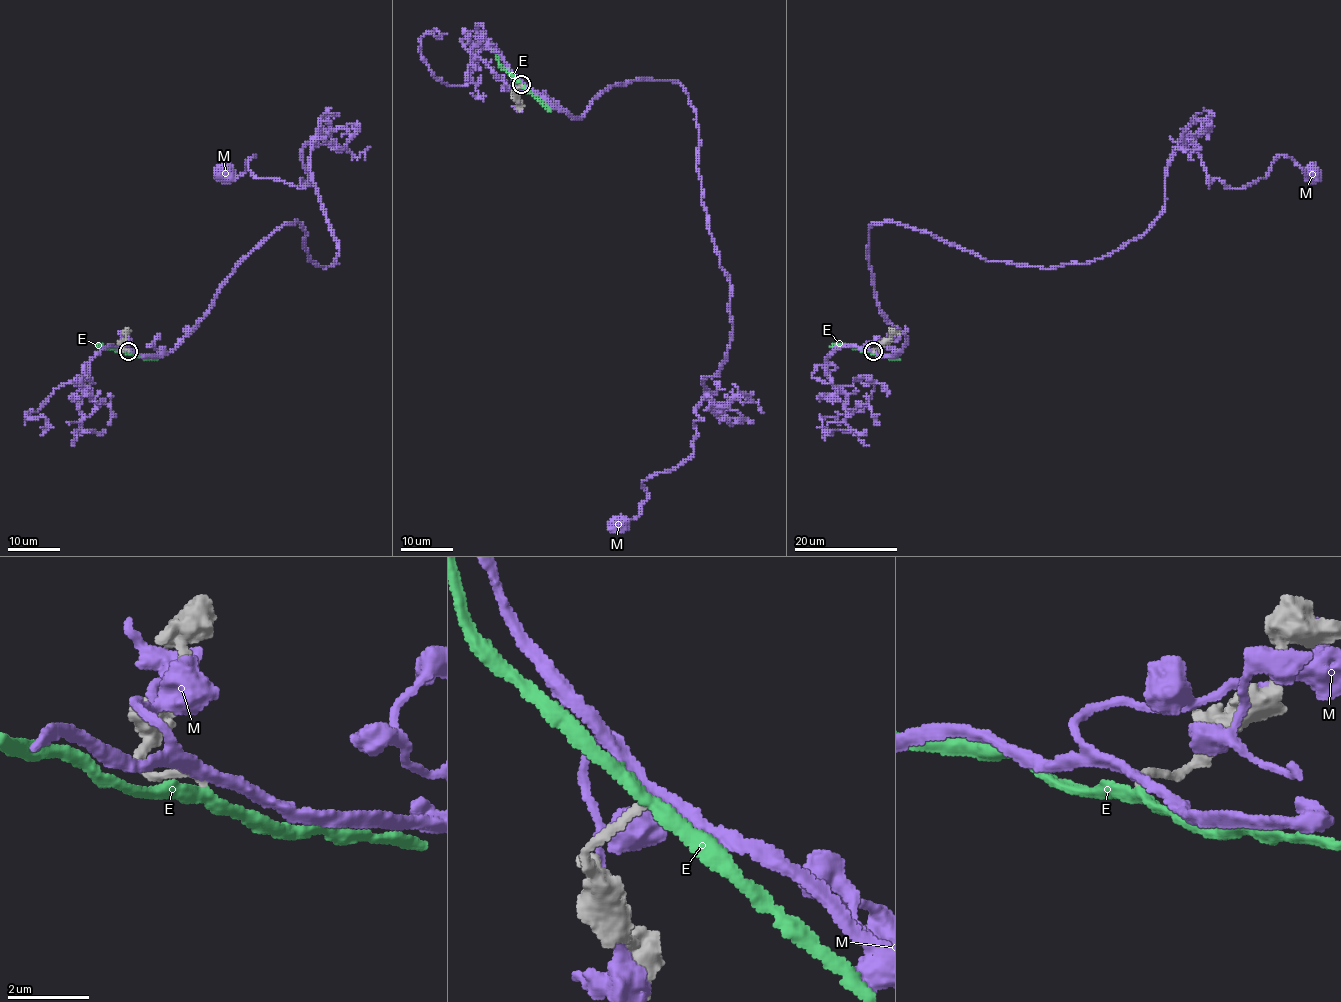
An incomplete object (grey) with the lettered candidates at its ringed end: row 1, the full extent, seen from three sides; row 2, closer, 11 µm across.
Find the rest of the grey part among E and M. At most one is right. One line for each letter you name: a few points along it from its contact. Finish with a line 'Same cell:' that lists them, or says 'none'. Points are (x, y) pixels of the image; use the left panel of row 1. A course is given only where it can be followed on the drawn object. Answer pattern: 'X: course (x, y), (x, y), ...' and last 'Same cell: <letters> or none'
E: course (128, 351), (98, 347)
Same cell: E

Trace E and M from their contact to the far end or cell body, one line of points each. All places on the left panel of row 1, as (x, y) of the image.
E: (128, 351), (98, 347)
M: (128, 350), (169, 352), (294, 221), (337, 263), (309, 142), (305, 186), (252, 155), (225, 170)

